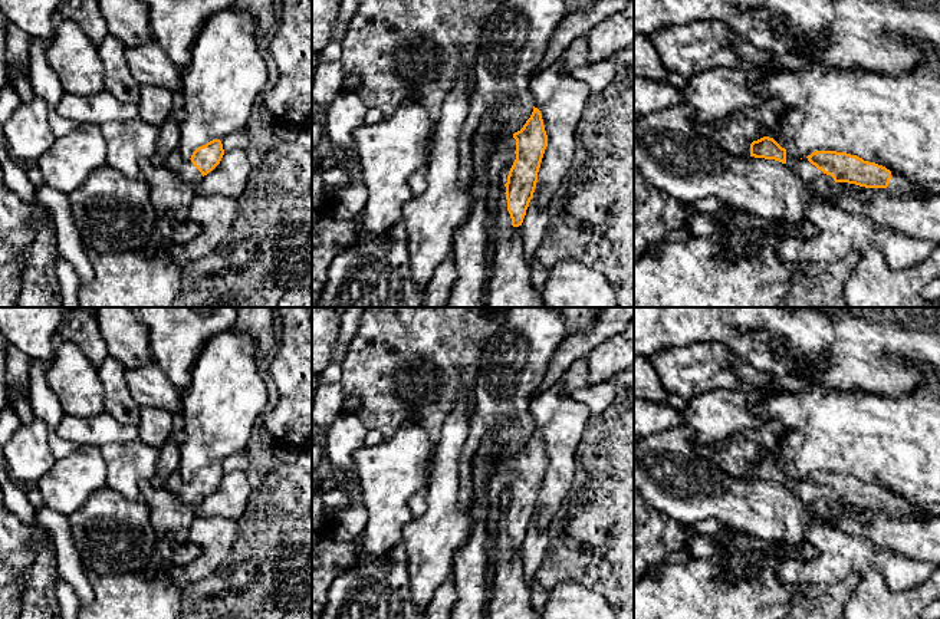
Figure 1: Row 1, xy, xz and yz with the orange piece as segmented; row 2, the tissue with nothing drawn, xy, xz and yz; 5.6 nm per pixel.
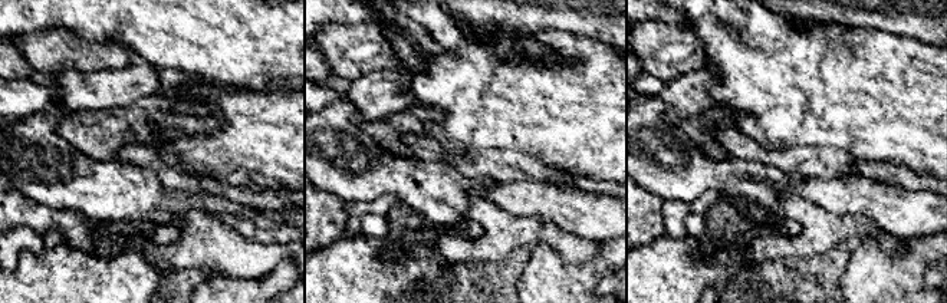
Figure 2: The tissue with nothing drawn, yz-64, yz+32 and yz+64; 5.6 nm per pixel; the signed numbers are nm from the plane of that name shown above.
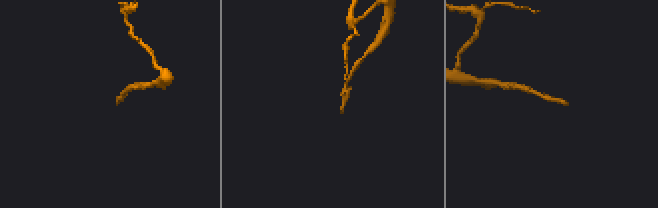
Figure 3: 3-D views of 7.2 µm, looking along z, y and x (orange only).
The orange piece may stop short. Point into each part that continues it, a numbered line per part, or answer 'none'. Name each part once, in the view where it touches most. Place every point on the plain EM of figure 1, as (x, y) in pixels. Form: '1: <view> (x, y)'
1: xz (498, 487)

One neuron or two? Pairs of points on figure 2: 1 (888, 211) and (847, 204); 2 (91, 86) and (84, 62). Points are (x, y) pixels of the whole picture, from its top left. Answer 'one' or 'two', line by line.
1: one
2: two

